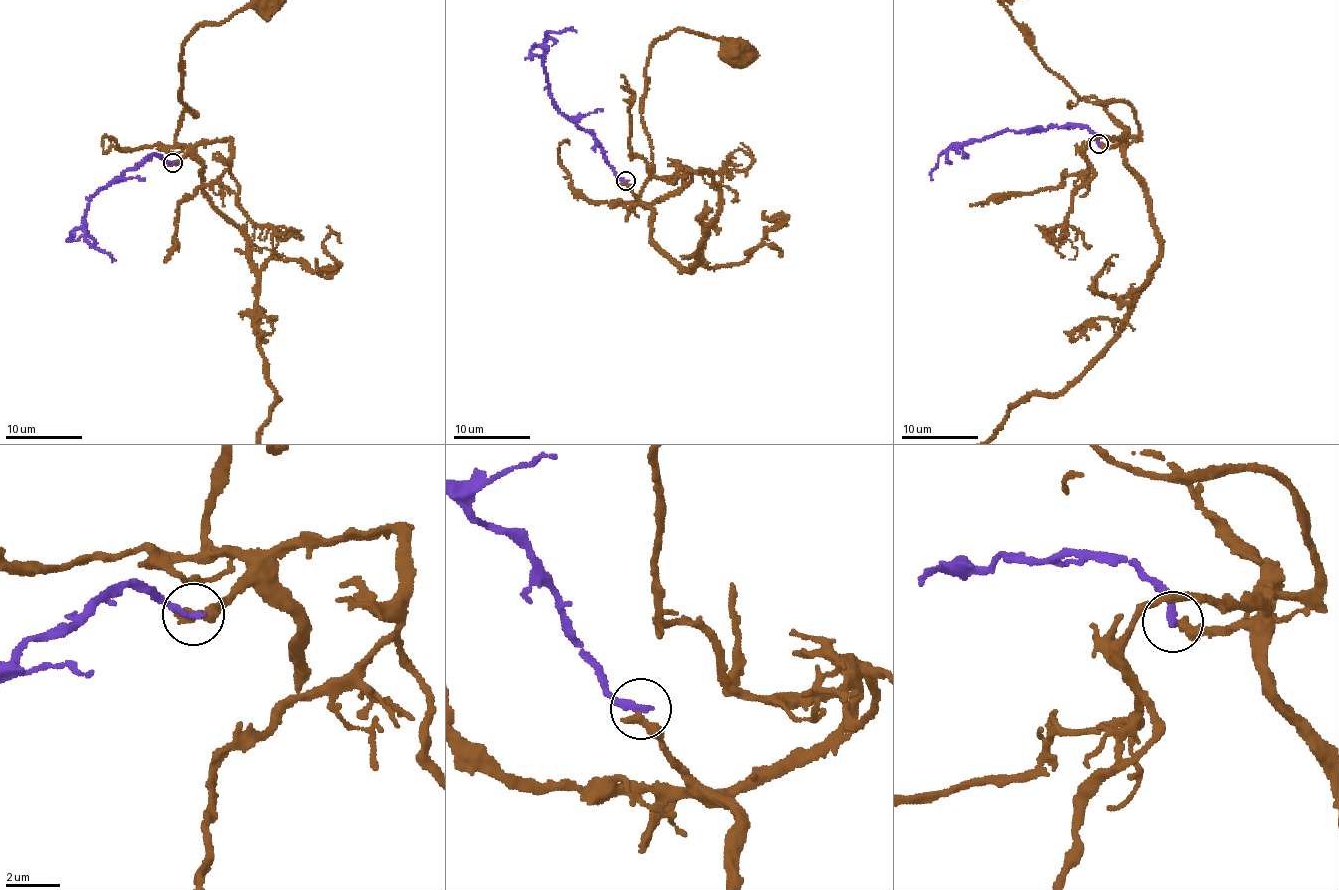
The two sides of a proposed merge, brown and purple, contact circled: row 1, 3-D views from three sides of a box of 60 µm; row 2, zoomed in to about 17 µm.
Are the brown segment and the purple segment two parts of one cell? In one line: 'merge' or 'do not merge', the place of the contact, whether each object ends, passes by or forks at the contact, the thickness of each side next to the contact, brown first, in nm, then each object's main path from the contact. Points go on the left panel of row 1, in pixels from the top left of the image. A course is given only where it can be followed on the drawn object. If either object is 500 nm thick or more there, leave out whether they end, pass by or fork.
do not merge; at (172, 163); brown ends there; purple ends there; 400 nm thick on the brown side, 280 nm on the other; brown runs (172, 162), (186, 151), (176, 140), (180, 116), (195, 116), (180, 98), (187, 37); purple runs (172, 162), (156, 156), (129, 168), (91, 196), (82, 229), (91, 243), (116, 260)

